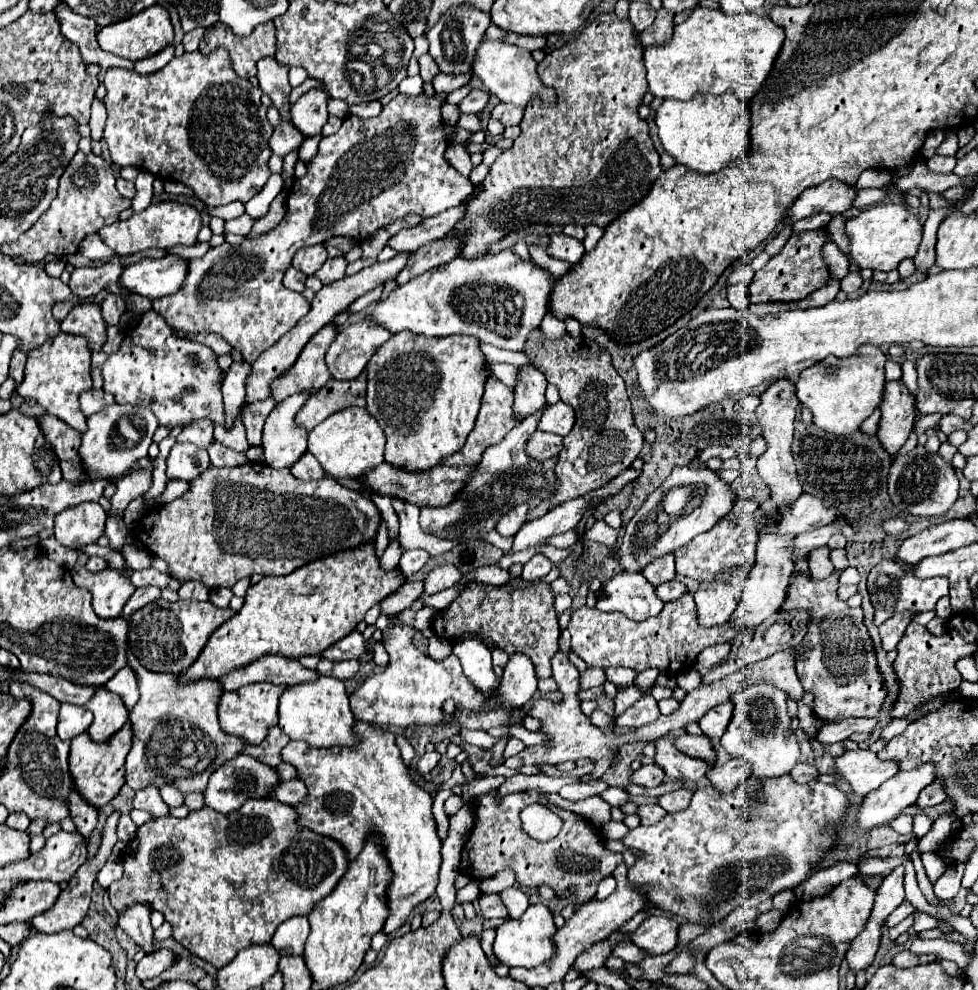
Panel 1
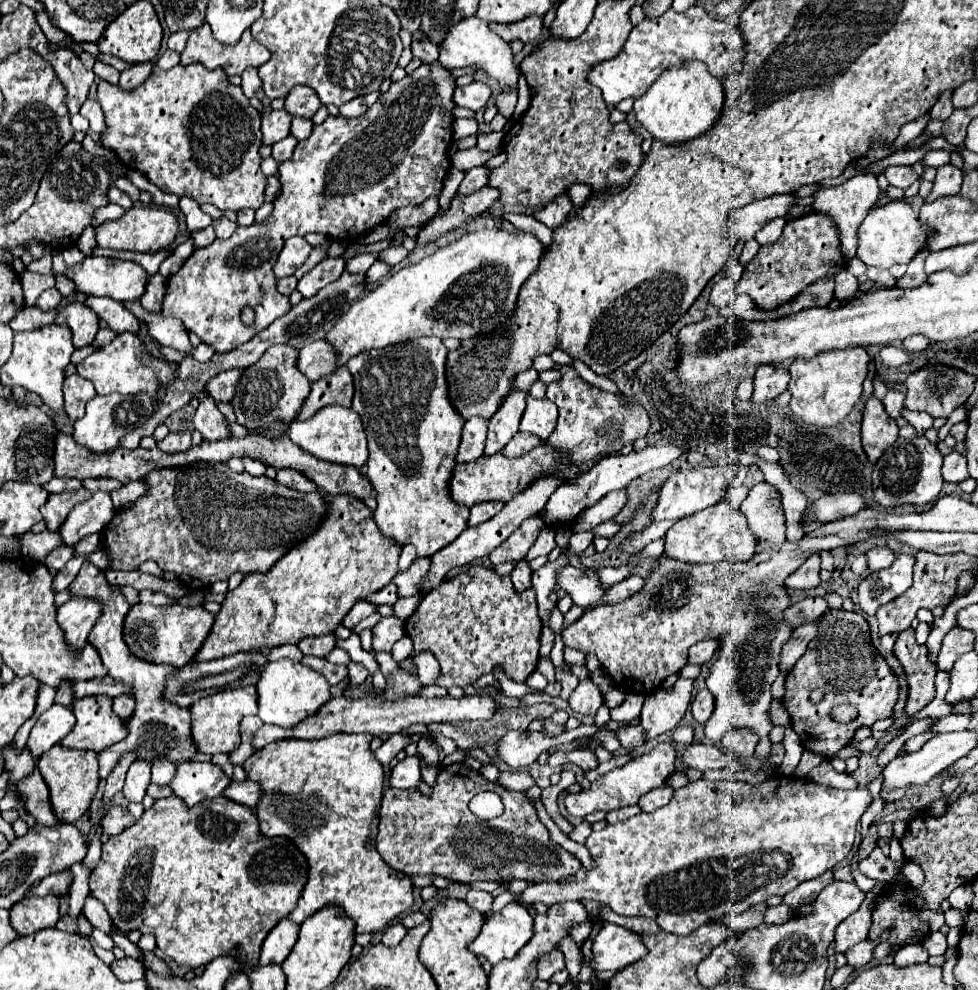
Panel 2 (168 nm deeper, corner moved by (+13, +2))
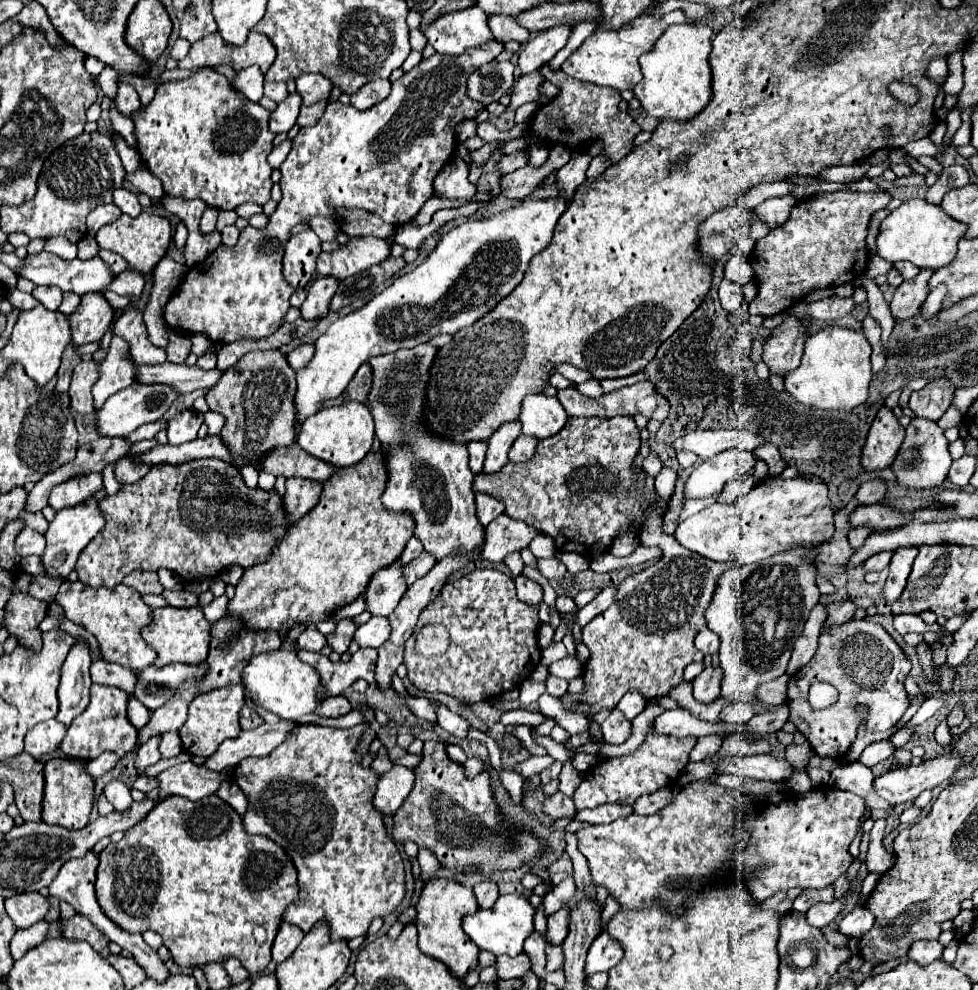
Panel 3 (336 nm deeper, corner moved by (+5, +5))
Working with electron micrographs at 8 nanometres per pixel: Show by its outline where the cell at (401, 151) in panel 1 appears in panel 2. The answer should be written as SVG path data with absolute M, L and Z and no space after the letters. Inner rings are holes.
M437 61L423 63L401 81L393 81L389 91L383 93L365 115L355 119L329 115L321 125L315 125L311 137L299 141L291 159L279 165L281 193L273 202L273 213L267 217L267 221L259 225L237 227L231 239L215 239L209 247L197 249L183 263L183 267L167 279L167 293L161 313L181 319L187 331L199 335L201 341L211 345L217 353L227 353L235 347L241 347L253 339L257 331L263 331L263 327L269 327L277 317L285 315L291 305L289 297L277 291L273 265L289 237L315 231L339 241L357 241L359 235L387 221L397 209L407 205L421 205L427 197L441 193L443 179L451 169L449 147L453 135L451 113L455 109L453 89L455 77L449 69L441 67ZM243 307L251 307L255 311L253 325L245 325L241 321L239 315Z

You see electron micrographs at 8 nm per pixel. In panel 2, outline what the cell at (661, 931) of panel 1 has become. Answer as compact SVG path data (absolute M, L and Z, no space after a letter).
M605 923L593 937L591 967L593 971L617 971L647 955L647 947L637 933L613 923Z

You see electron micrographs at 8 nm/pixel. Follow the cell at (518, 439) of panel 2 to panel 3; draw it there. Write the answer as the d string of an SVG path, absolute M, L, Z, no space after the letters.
M521 434L521 436L513 442L513 446L511 446L509 460L511 460L511 462L527 462L527 460L533 456L533 452L535 452L537 442L539 442L537 438L527 436L527 434Z

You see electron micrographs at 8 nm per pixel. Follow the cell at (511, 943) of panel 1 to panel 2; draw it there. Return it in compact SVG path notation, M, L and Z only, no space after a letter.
M509 903L485 919L479 935L469 943L469 951L483 955L491 965L495 965L503 959L513 959L531 937L533 917L523 905Z

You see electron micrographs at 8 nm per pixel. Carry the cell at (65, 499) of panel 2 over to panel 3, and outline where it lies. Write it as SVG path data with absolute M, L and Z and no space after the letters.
M89 474L89 476L75 476L73 480L67 480L51 490L49 506L59 512L63 508L77 506L97 494L103 488L101 474Z

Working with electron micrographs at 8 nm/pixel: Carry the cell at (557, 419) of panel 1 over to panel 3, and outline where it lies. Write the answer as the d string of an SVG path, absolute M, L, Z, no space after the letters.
M529 394L521 404L519 420L525 434L543 440L555 436L559 430L565 428L567 414L555 396Z

